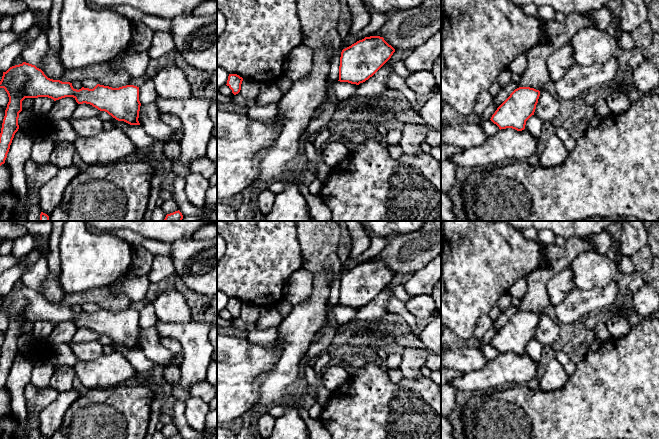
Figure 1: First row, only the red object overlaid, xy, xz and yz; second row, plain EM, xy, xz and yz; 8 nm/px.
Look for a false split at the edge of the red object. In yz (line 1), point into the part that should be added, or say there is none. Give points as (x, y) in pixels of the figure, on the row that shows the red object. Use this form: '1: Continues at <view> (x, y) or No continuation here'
1: No continuation here

